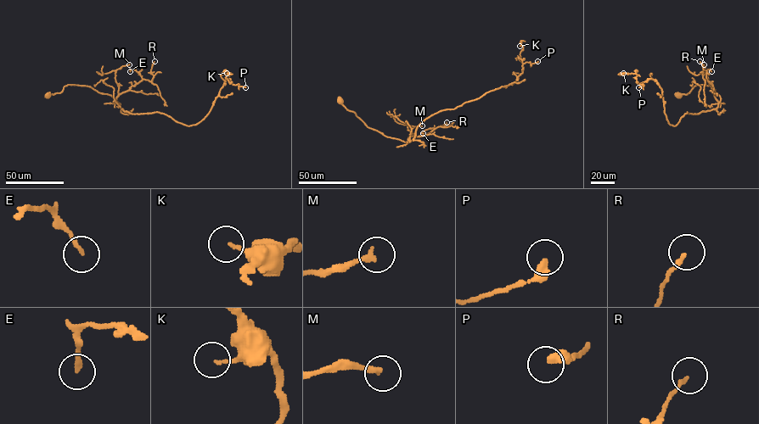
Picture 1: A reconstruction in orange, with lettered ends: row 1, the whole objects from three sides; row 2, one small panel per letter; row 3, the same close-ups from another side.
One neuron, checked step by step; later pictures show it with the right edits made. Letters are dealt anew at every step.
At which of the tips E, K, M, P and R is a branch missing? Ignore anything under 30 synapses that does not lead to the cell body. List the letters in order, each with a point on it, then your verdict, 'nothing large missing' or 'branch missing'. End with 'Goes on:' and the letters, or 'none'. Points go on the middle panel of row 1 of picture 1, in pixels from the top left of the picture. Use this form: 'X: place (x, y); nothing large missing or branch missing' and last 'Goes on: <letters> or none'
E: place (423, 133); nothing large missing
K: place (520, 46); nothing large missing
M: place (422, 125); nothing large missing
P: place (537, 61); nothing large missing
R: place (446, 122); nothing large missing
Goes on: none

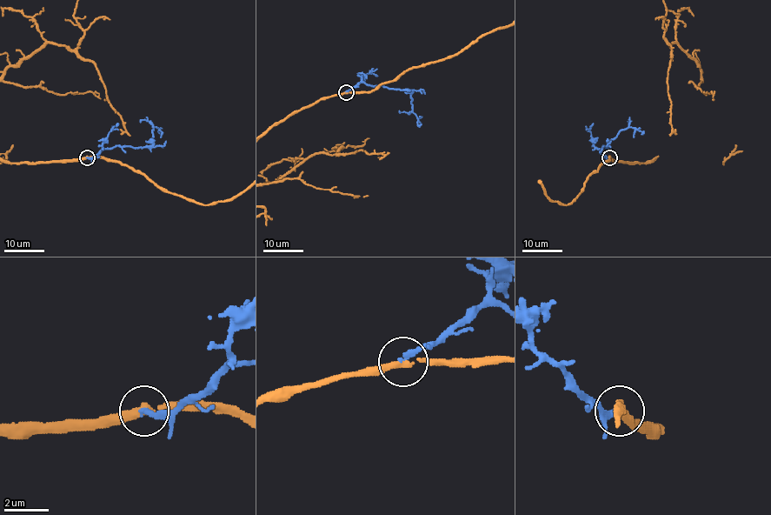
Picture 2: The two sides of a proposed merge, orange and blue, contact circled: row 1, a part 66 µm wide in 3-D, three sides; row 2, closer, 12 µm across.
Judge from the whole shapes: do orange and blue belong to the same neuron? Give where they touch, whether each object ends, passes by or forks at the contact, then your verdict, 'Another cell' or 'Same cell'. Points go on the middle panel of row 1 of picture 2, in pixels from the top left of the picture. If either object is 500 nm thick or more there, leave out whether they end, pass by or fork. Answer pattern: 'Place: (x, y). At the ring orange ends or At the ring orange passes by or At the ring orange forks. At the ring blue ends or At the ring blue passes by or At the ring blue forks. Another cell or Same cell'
Place: (346, 92). At the ring orange passes by. At the ring blue ends. Another cell

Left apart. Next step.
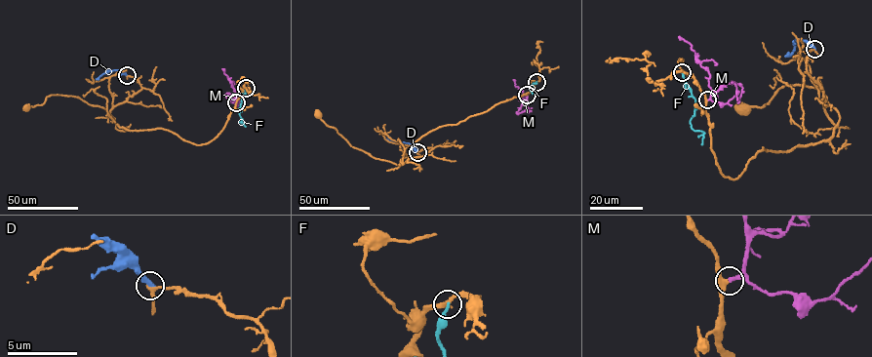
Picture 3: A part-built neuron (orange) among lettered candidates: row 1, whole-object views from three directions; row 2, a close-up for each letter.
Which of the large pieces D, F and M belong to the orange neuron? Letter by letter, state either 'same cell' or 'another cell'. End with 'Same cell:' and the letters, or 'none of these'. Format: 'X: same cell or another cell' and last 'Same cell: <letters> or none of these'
D: another cell
F: another cell
M: same cell
Same cell: M

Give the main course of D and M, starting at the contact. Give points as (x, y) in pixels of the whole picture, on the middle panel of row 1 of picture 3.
D: (417, 152), (408, 142), (391, 141), (389, 137)
M: (527, 95), (523, 95), (513, 79)

